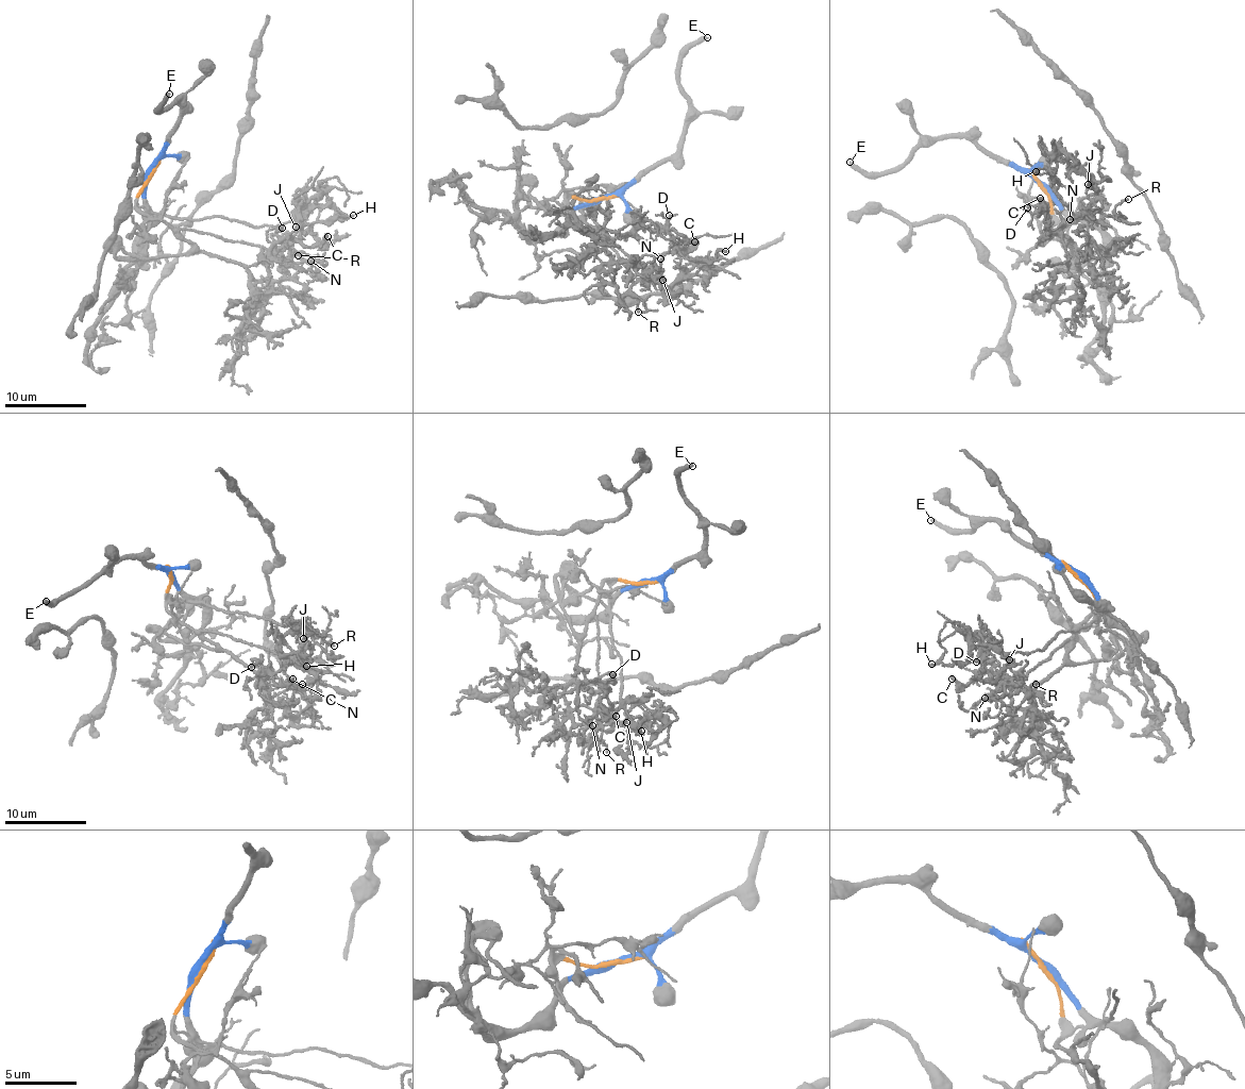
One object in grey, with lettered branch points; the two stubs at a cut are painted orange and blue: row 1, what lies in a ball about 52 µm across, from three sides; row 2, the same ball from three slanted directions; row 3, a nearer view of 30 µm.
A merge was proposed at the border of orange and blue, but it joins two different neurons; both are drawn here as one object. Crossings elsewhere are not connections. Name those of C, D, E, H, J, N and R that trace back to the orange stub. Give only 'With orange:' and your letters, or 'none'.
With orange: C, D, H, J, N, R

